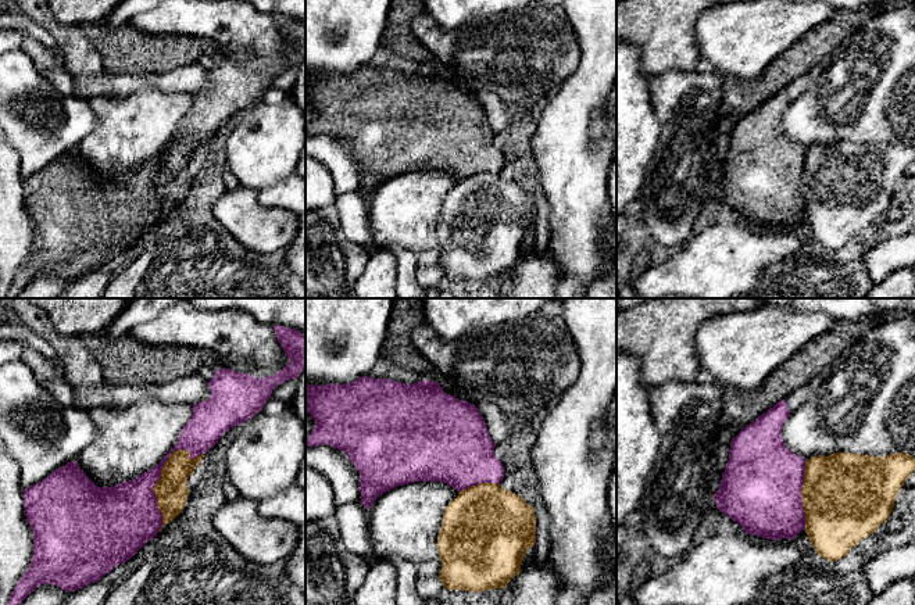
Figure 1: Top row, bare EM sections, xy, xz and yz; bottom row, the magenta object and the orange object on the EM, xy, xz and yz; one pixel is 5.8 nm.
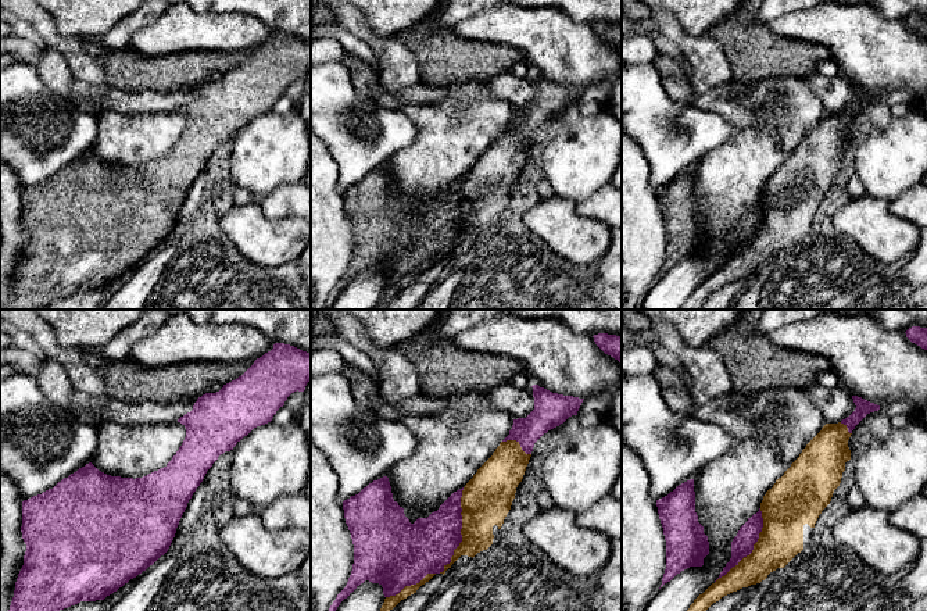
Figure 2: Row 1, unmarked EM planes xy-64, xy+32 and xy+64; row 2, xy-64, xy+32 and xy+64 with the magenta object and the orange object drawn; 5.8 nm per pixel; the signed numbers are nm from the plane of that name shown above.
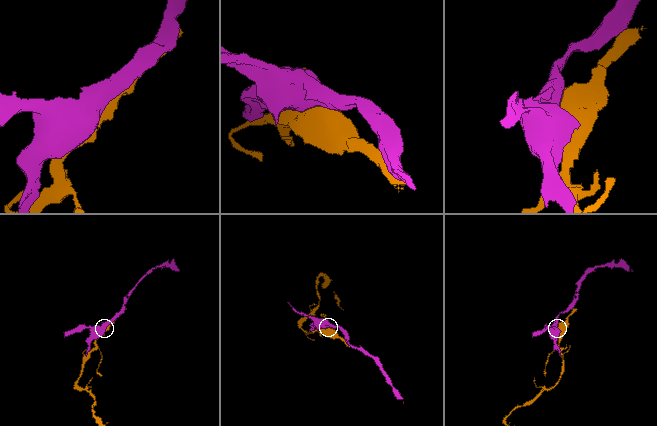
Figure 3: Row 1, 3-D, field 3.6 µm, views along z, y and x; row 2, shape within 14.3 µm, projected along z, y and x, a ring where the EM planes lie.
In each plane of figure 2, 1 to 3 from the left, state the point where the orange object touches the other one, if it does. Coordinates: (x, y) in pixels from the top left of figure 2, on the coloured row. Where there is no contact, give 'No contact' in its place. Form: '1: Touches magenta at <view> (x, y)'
1: No contact
2: Touches magenta at xy+32 (460, 531)
3: Touches magenta at xy+64 (752, 549)

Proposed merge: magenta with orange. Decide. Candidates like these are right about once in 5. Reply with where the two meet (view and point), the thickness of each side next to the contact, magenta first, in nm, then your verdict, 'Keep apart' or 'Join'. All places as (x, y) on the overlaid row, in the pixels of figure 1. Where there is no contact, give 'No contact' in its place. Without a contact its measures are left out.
Touches magenta at xy (160, 475). Thickness 300 nm (magenta) against 190 nm. Keep apart

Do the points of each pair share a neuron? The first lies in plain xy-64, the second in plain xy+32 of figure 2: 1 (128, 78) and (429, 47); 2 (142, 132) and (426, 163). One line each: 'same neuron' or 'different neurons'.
1: same neuron
2: same neuron

